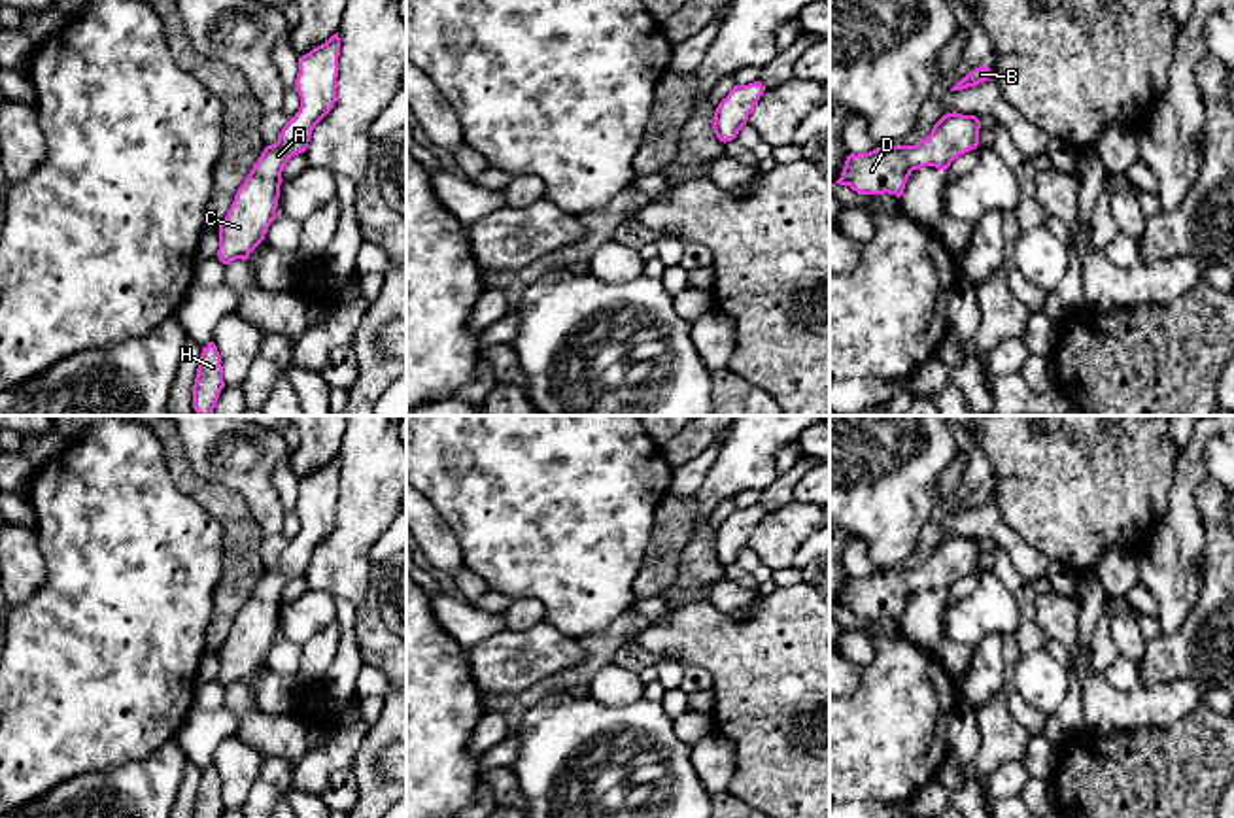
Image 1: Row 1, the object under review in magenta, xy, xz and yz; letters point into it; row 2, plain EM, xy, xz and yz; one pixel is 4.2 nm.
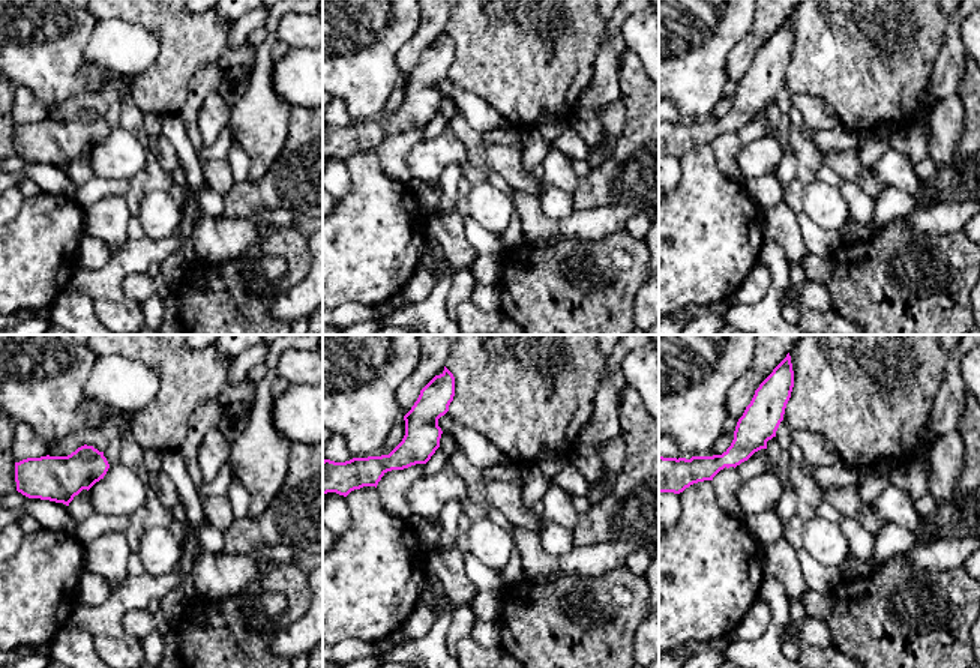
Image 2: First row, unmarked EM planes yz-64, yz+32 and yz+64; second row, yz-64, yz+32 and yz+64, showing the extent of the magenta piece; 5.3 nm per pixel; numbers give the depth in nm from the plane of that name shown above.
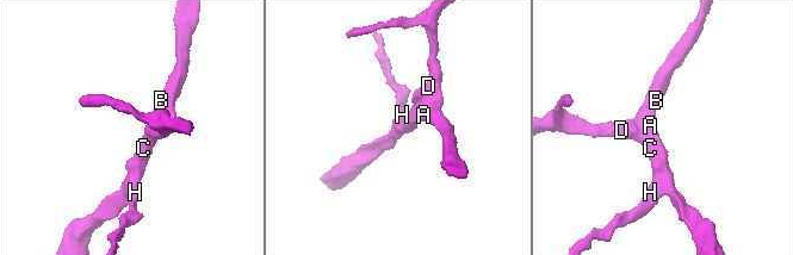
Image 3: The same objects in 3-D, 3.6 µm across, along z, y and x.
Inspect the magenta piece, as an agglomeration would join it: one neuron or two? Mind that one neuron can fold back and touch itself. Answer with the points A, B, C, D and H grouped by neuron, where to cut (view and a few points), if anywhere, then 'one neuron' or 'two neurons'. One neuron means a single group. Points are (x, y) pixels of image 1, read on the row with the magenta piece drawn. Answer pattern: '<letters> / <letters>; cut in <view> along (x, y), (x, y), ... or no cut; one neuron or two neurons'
A B C D H; no cut; one neuron

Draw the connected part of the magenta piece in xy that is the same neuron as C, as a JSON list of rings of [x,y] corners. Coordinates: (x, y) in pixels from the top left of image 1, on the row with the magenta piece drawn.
[[[338,32],[299,57],[295,91],[300,108],[289,117],[278,142],[265,147],[219,225],[217,257],[223,264],[248,261],[265,240],[266,229],[276,219],[283,166],[291,157],[306,151],[312,130],[336,102],[338,57]]]

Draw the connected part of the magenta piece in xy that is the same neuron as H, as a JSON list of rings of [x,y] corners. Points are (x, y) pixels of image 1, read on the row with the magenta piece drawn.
[[[210,342],[206,348],[202,348],[193,385],[193,408],[197,416],[215,416],[214,408],[223,387],[221,355],[215,344]]]

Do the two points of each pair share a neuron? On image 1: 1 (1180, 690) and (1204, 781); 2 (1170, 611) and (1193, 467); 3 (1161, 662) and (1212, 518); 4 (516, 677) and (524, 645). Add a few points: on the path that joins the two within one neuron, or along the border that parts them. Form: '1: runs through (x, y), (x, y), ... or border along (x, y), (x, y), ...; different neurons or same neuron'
1: border along (1202, 701), (1166, 726), (1144, 726); different neurons
2: runs through (1174, 575), (1174, 548), (1182, 537), (1183, 503); same neuron
3: runs through (1197, 626), (1214, 607), (1214, 554); same neuron
4: runs through (516, 669), (516, 660), (524, 652); same neuron

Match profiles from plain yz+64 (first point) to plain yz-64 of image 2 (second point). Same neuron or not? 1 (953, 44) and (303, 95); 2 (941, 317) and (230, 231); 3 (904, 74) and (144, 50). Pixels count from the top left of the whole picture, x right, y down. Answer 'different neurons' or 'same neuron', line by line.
1: different neurons
2: different neurons
3: different neurons

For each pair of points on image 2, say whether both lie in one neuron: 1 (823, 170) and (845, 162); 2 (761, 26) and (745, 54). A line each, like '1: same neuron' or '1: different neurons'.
1: different neurons
2: same neuron

